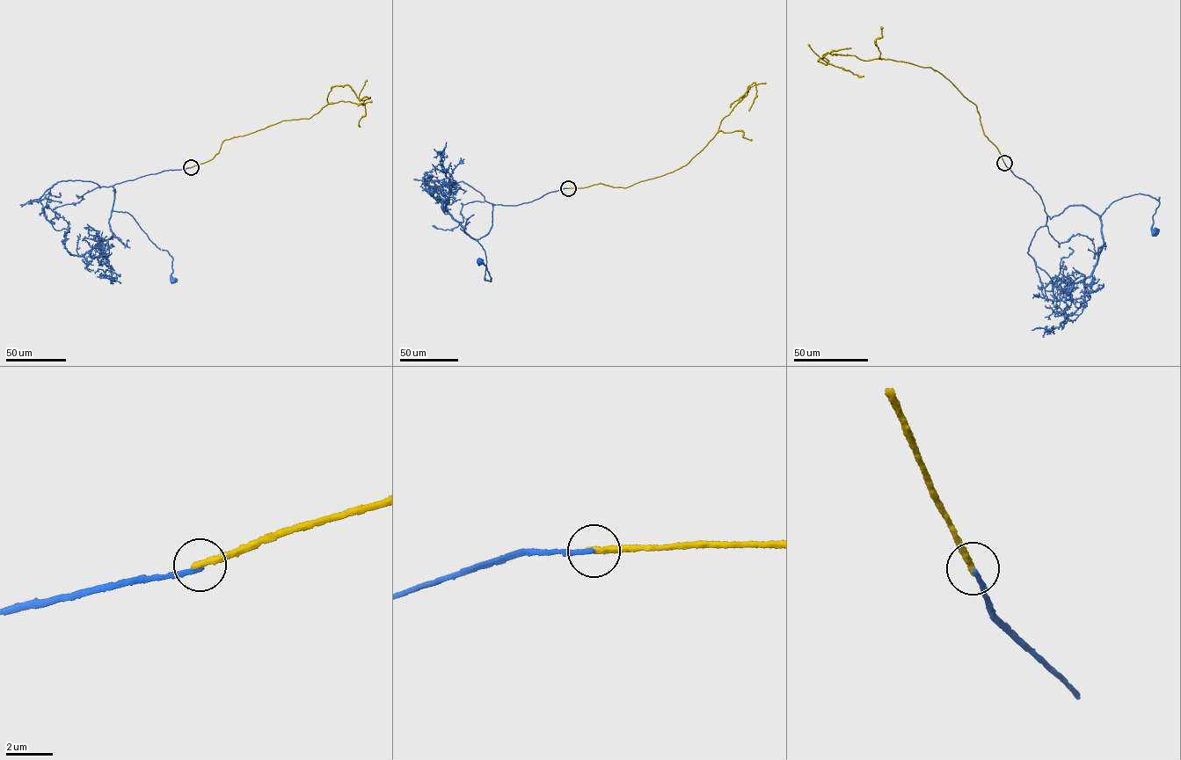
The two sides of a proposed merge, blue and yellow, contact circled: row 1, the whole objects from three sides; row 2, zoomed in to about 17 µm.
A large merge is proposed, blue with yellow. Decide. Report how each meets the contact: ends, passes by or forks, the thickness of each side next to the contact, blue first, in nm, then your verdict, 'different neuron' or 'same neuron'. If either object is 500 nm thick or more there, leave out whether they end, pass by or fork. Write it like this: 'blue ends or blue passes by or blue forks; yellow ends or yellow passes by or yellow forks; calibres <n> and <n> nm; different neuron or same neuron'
blue ends; yellow ends; calibres 200 and 300 nm; different neuron

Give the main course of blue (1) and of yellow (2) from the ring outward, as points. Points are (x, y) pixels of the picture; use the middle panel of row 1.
1: (568, 188), (516, 205), (492, 205), (492, 225), (477, 240), (485, 254), (484, 280), (491, 281), (479, 261)
2: (568, 188), (601, 183), (625, 187), (686, 165), (715, 135), (721, 120), (754, 83), (756, 92), (748, 111)

